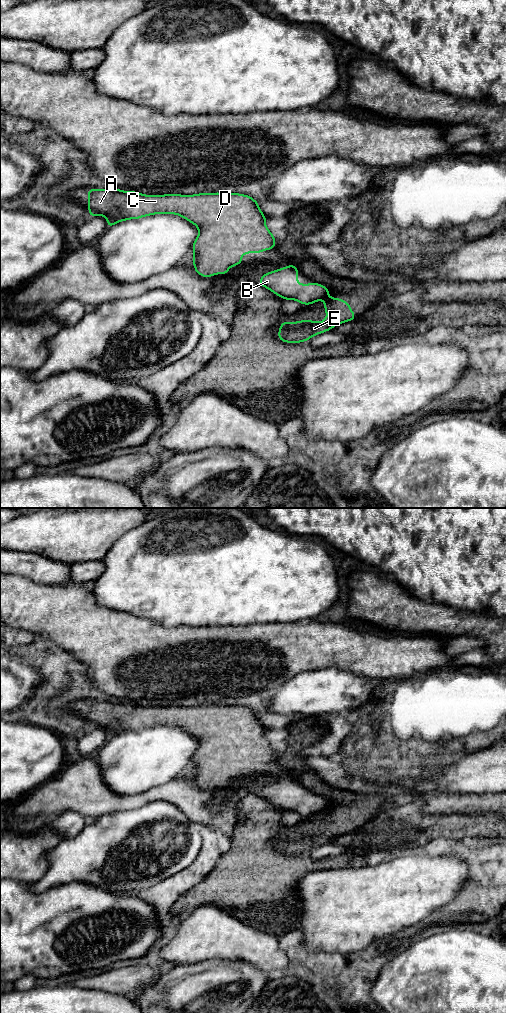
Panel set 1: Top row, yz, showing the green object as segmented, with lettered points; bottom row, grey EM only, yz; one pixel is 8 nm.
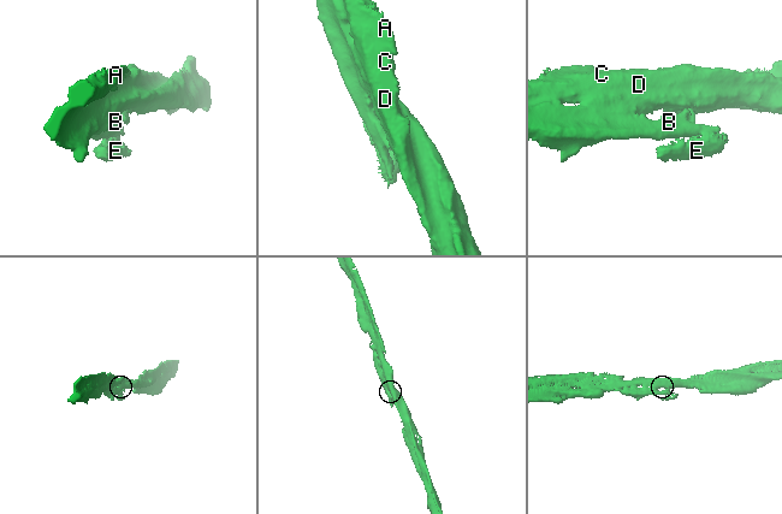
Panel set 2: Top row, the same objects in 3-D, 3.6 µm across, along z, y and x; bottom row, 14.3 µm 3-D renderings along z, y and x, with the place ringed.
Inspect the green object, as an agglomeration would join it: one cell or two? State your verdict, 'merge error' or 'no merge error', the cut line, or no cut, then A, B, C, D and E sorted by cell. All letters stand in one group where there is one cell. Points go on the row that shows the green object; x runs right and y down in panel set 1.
merge error; cut in yz along (326, 297), (323, 298); A B C D / E

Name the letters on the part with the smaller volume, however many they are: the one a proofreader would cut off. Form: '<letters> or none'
E

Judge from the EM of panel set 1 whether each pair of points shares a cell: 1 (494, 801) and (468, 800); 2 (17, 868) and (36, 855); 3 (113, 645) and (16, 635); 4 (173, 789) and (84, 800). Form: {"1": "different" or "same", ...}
{"1": "same", "2": "same", "3": "different", "4": "same"}

